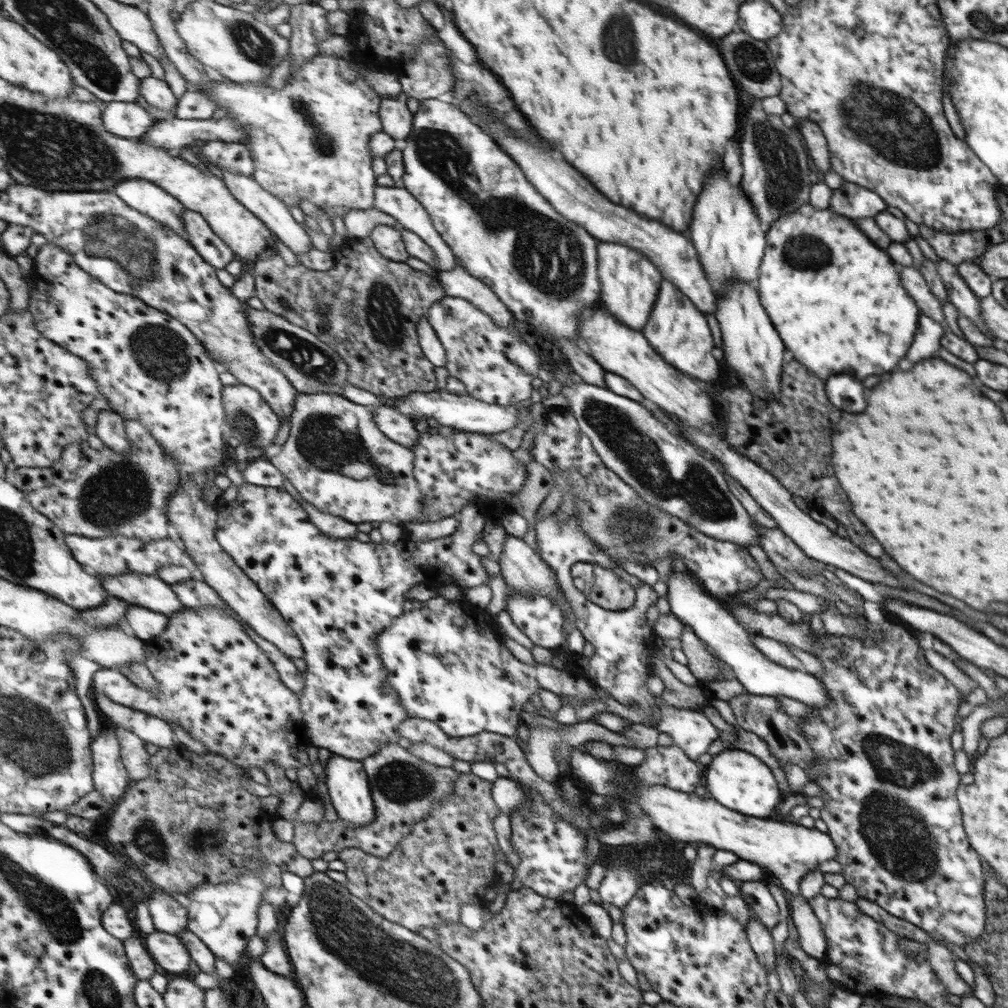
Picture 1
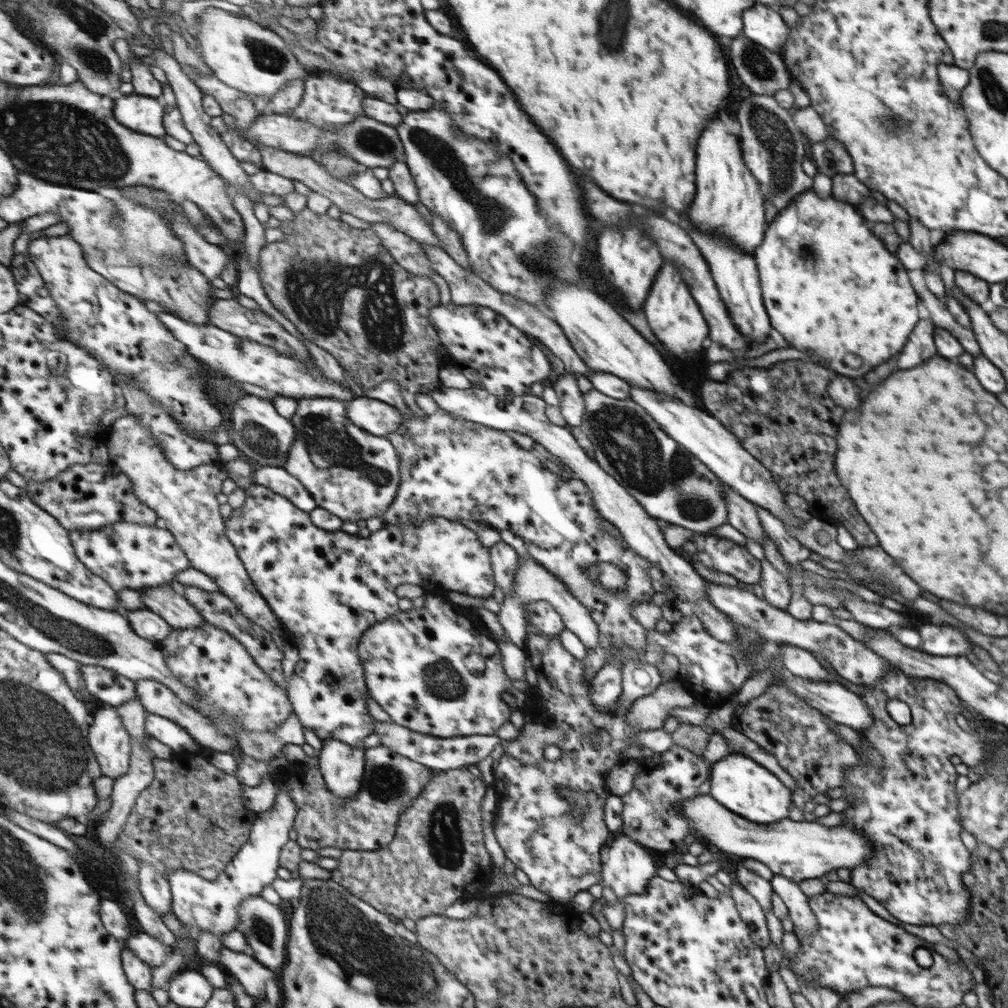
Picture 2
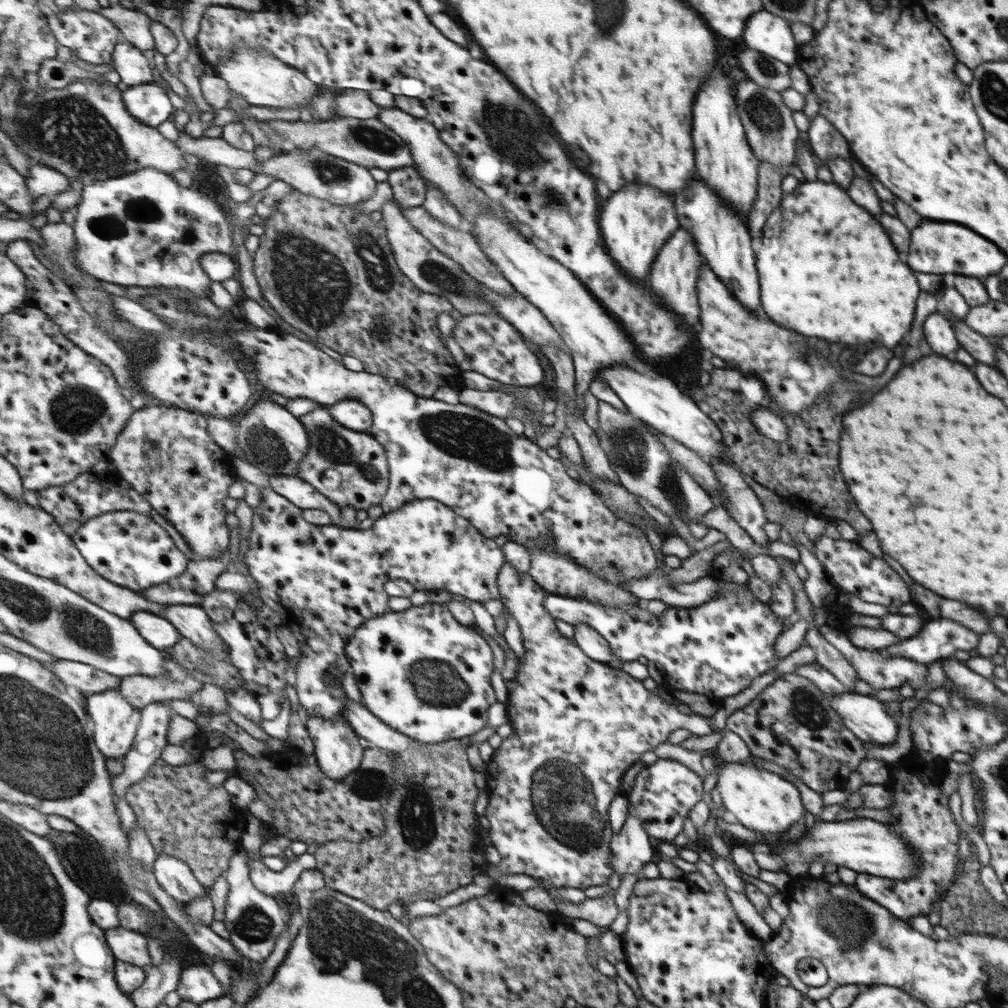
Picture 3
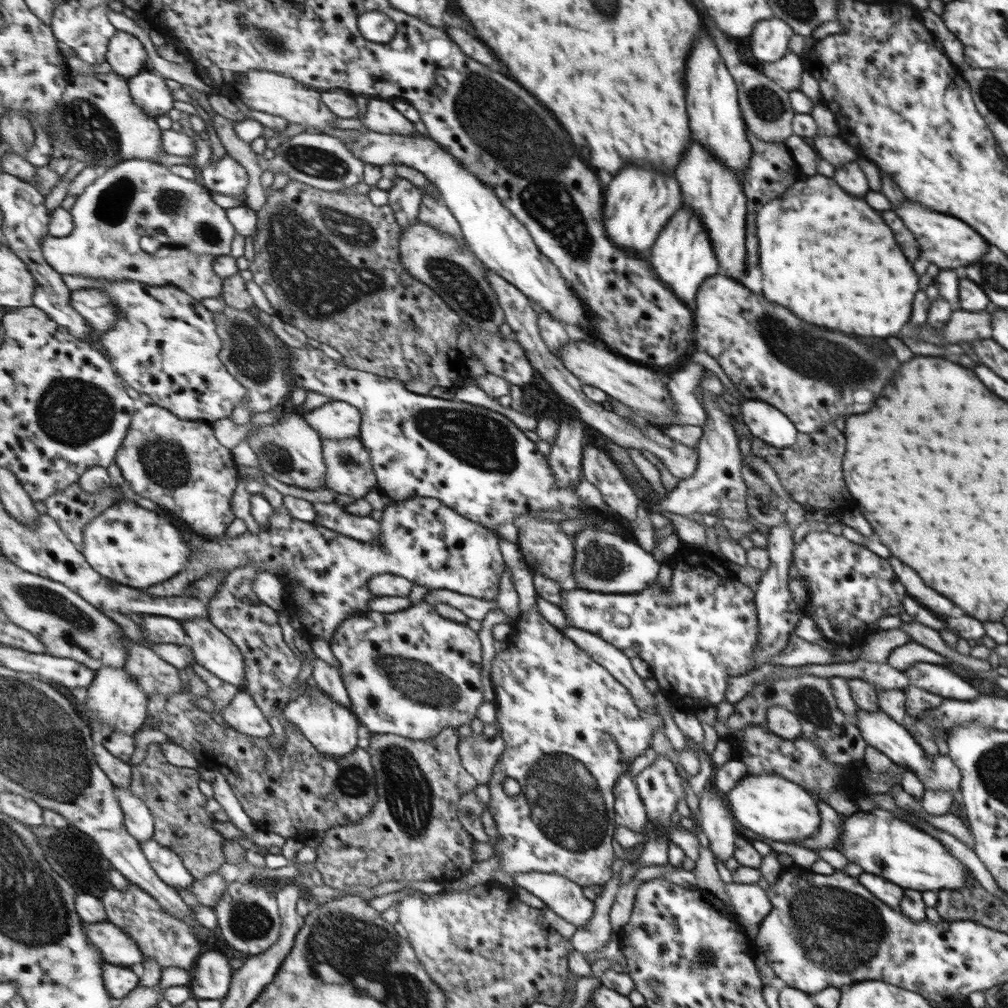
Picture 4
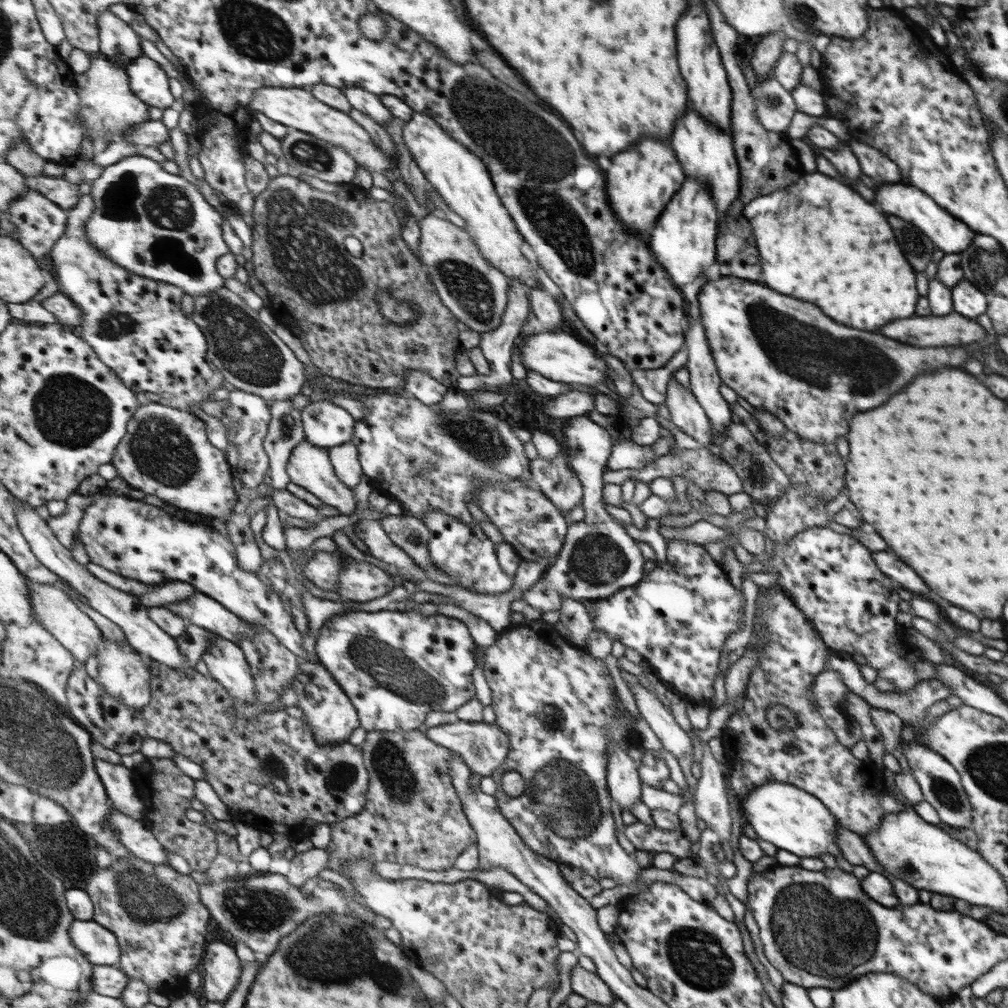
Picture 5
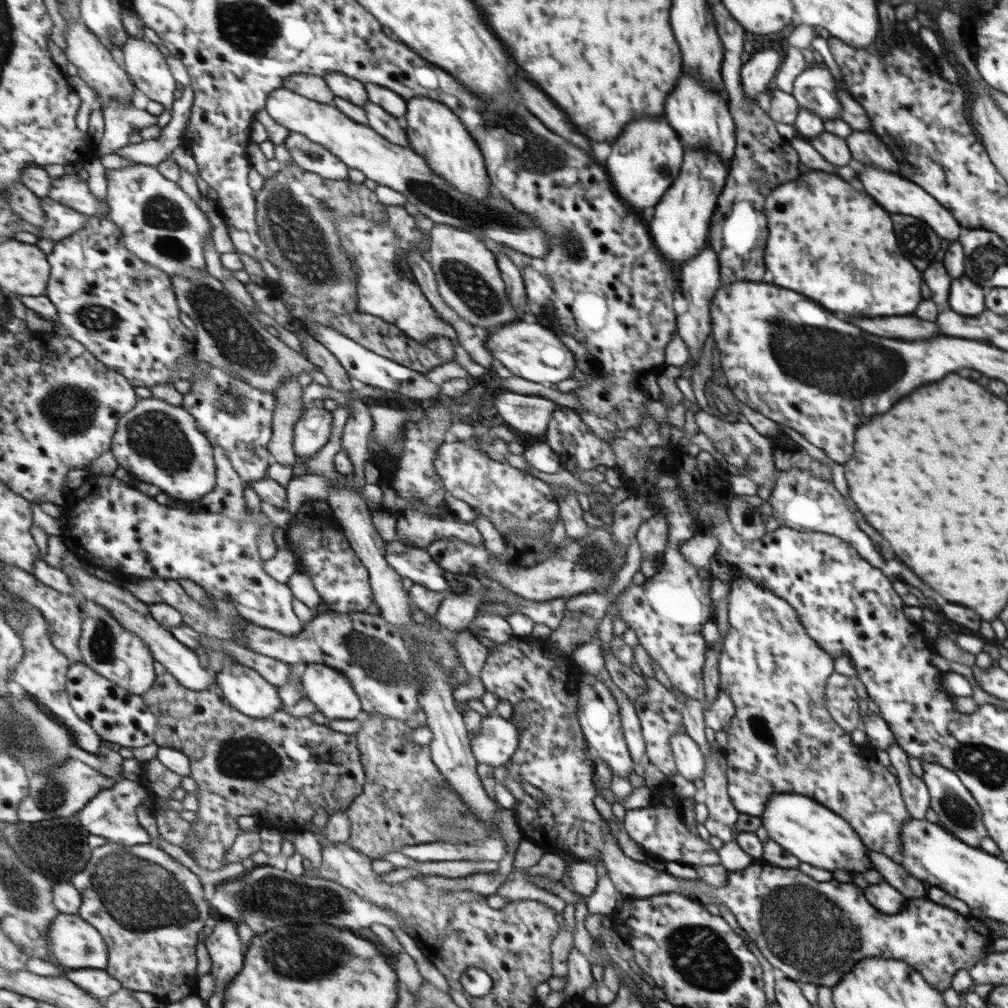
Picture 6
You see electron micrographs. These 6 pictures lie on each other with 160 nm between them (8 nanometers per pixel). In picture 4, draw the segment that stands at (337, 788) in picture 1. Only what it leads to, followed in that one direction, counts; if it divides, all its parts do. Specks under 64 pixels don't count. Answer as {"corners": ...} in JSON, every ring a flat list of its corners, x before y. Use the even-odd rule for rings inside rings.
{"corners":[[313,677,308,682,307,685,310,686,308,694,299,694,297,699,290,701,284,716,299,728,321,755,333,759,352,755,357,751,357,740,363,734,360,719,347,704,333,700,332,696,321,690]]}

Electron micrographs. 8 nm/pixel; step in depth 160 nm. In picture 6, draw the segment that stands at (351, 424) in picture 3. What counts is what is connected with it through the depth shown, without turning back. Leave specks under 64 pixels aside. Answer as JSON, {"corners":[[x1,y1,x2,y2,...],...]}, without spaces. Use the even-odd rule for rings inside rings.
{"corners":[[325,407,305,410,294,428,294,449,299,458,314,455,327,446,335,426,335,413]]}

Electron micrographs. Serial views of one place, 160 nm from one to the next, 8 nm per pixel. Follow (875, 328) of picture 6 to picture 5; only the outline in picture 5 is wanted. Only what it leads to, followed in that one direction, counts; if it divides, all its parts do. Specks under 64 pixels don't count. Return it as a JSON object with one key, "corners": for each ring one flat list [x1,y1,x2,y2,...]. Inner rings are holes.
{"corners":[[955,312,947,316,923,316,923,318,919,316,919,318,893,320,893,324,885,324,885,328,881,328,879,334,921,348,961,346,985,338,985,332,977,322,963,318]]}

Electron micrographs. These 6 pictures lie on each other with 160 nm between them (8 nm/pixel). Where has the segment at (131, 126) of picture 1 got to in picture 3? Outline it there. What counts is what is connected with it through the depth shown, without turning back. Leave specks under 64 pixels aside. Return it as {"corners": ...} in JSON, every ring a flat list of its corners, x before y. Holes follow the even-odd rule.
{"corners":[[159,81,128,87,123,92,128,111,143,124,157,128,173,114,173,104]]}

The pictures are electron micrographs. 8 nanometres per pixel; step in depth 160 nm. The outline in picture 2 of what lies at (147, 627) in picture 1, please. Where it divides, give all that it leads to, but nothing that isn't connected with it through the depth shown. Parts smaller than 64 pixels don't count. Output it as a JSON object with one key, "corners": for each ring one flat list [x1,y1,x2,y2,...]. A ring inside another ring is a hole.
{"corners":[[147,608,129,612,129,620,133,624,133,630,139,636,153,642,159,642,159,644,174,630,173,626,160,614]]}

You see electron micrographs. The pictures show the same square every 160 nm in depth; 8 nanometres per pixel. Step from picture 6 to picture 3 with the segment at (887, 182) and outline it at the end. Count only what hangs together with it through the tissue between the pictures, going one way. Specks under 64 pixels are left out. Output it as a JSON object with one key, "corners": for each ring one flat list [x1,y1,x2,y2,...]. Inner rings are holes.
{"corners":[[921,222,917,230,911,230,911,244,905,260,909,260,917,272,963,275,980,280,996,275,1007,264,1007,257,995,244,969,228,951,222]]}

